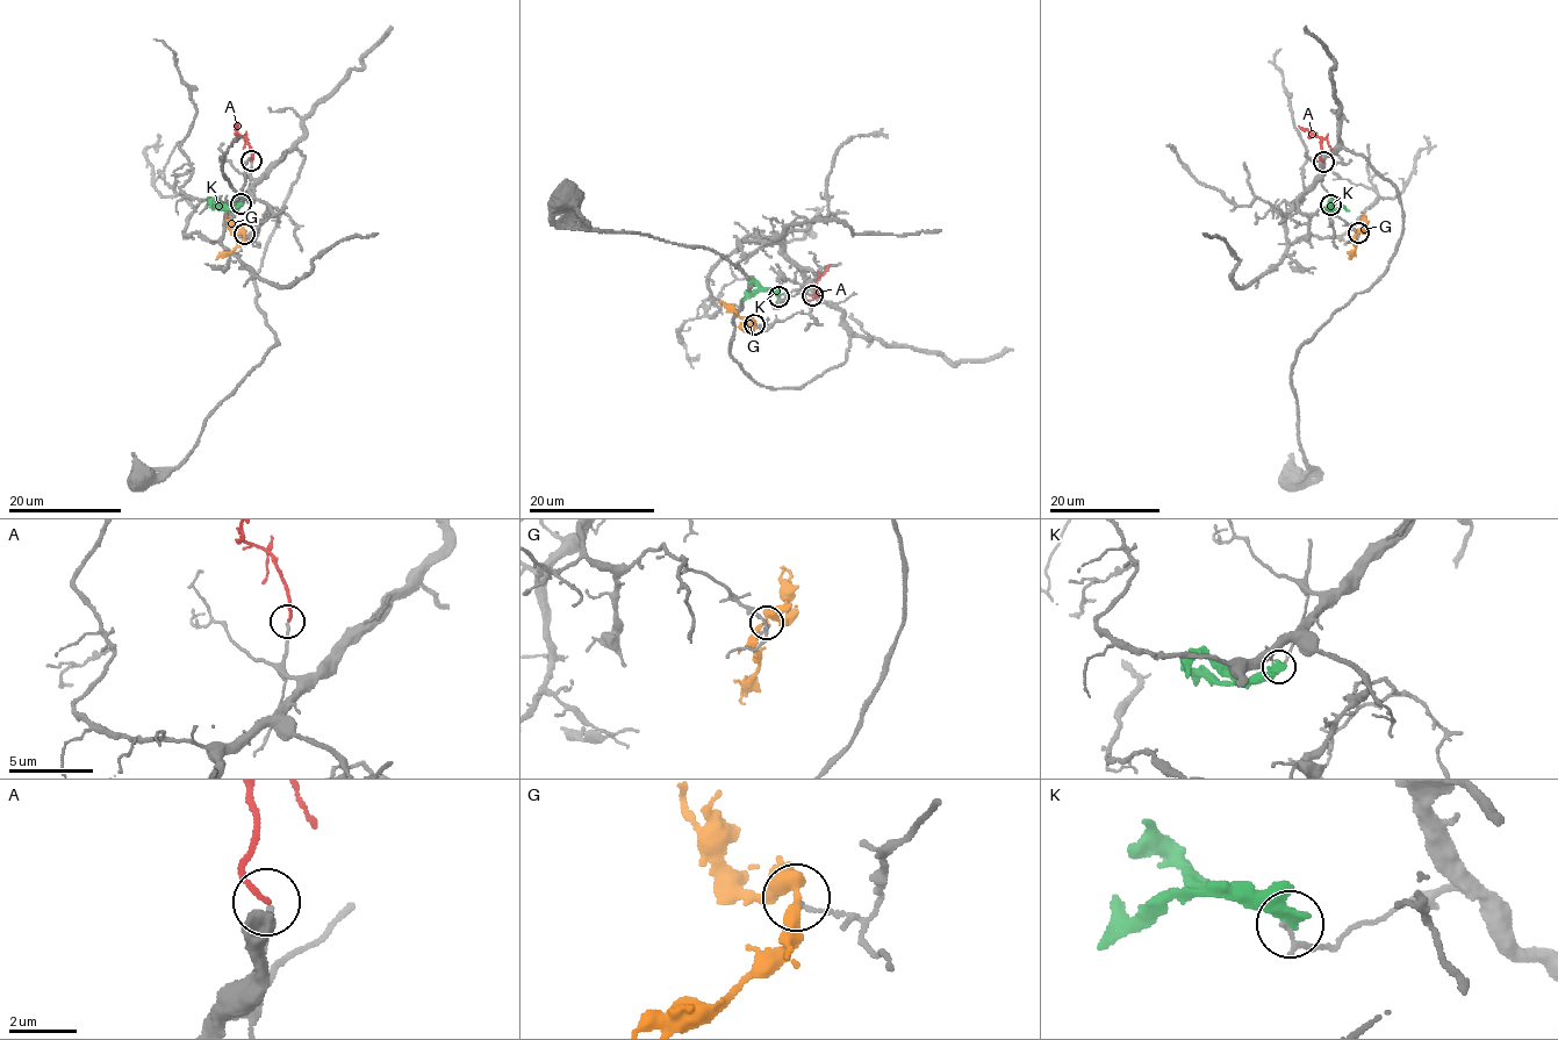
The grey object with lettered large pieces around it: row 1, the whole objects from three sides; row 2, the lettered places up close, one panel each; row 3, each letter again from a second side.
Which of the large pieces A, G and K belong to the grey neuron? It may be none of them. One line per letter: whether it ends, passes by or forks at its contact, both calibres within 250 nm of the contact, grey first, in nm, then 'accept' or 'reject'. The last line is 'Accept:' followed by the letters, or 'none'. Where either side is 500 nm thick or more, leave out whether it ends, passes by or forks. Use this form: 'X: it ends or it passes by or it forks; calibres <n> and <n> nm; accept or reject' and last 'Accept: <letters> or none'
A: it ends; calibres 180 and 160 nm; accept
G: it passes by; calibres 130 and 400 nm; reject
K: calibres 140 and 500 nm; reject
Accept: A

